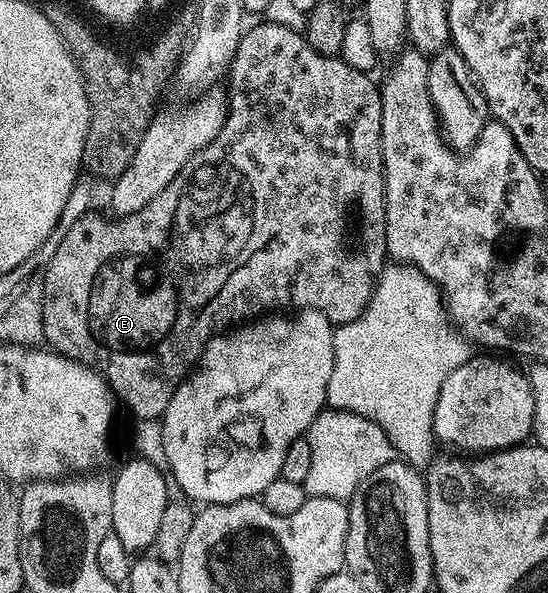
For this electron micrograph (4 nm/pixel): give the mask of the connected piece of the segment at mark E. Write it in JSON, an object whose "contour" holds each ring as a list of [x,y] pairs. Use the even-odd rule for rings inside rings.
{"contour":[[[263,21],[255,27],[247,26],[242,33],[242,39],[238,42],[238,48],[234,54],[234,60],[230,63],[228,72],[228,80],[230,79],[230,87],[228,86],[228,102],[226,105],[226,120],[220,129],[220,133],[215,139],[208,144],[204,149],[200,149],[200,153],[196,153],[186,162],[184,169],[180,169],[180,173],[176,173],[176,177],[172,182],[165,187],[156,197],[152,197],[152,201],[148,201],[148,205],[144,205],[142,209],[131,215],[121,217],[109,217],[105,219],[102,215],[94,215],[95,213],[87,213],[84,217],[80,217],[80,221],[76,221],[76,225],[72,225],[72,229],[62,232],[62,240],[56,249],[56,253],[52,253],[52,261],[48,261],[48,269],[44,277],[44,285],[42,286],[42,338],[53,350],[59,355],[66,355],[69,359],[74,359],[78,363],[83,363],[85,367],[91,367],[93,371],[97,371],[103,379],[106,380],[110,390],[115,396],[127,407],[133,414],[133,418],[137,419],[156,419],[161,420],[162,415],[168,409],[168,401],[172,401],[172,393],[176,393],[176,389],[182,383],[183,379],[190,374],[192,368],[197,364],[202,357],[202,351],[206,347],[206,343],[213,335],[221,335],[227,329],[233,328],[235,325],[241,324],[243,320],[250,321],[255,317],[265,316],[267,313],[277,312],[279,309],[305,309],[307,311],[319,311],[324,313],[324,317],[328,317],[328,321],[332,324],[347,323],[356,317],[360,317],[362,310],[368,305],[368,301],[372,297],[374,287],[378,284],[378,274],[382,272],[382,268],[388,262],[386,254],[386,174],[384,173],[384,161],[382,160],[382,92],[379,84],[370,80],[371,76],[367,72],[360,69],[352,69],[352,65],[345,63],[339,56],[325,55],[324,53],[316,53],[316,49],[312,49],[312,45],[308,45],[305,34],[301,30],[293,27],[285,27],[279,23],[271,23]],[[355,199],[362,206],[362,219],[366,222],[366,255],[362,255],[359,259],[353,259],[346,252],[346,247],[342,244],[342,234],[346,231],[346,210],[350,207],[350,202]]]}

